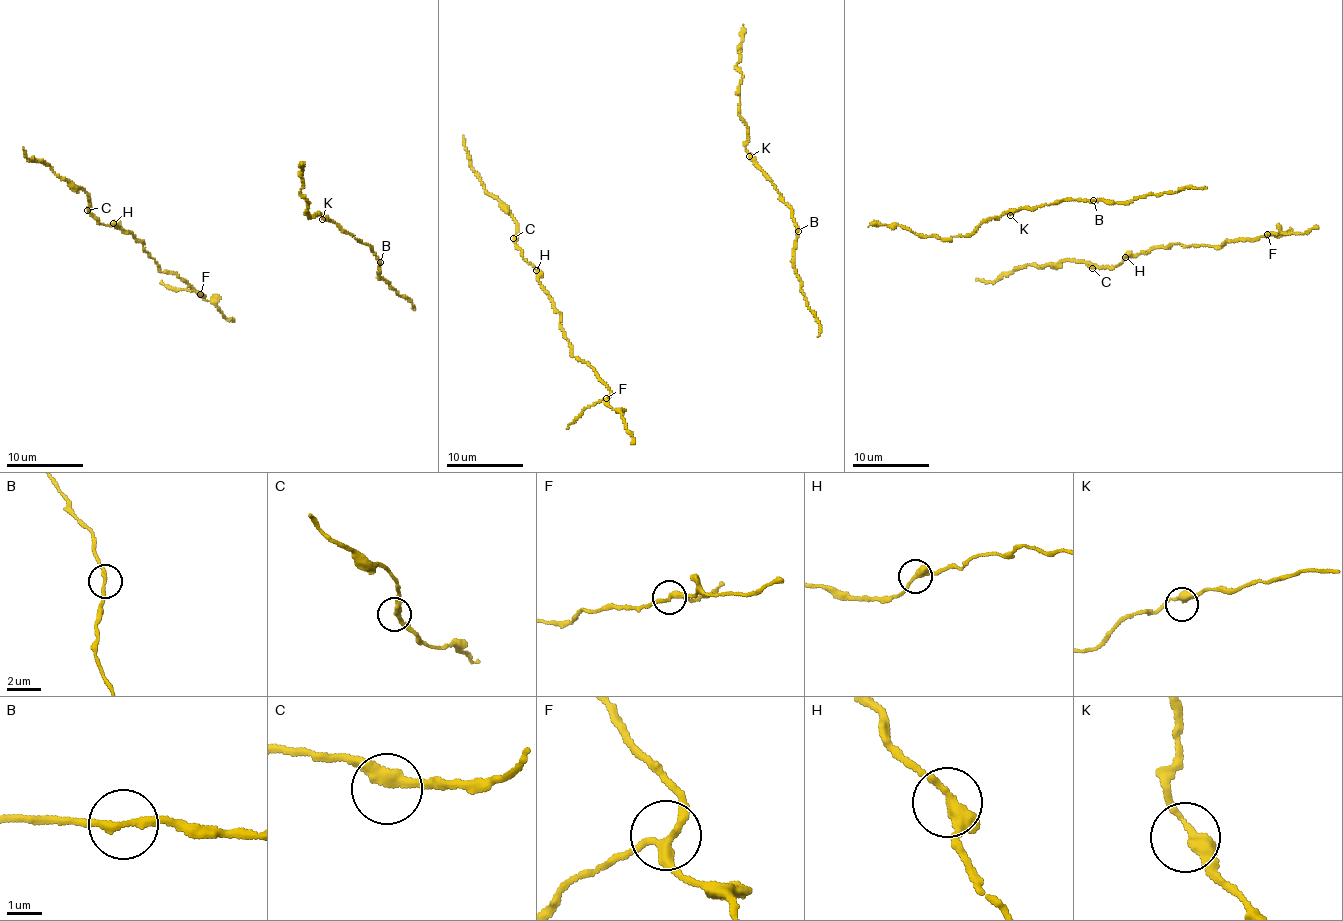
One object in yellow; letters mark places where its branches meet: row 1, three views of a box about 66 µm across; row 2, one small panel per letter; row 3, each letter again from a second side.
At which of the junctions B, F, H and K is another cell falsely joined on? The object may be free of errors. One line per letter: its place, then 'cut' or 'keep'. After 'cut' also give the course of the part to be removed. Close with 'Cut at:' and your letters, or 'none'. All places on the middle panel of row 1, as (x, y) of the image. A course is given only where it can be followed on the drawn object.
B: at (798, 231); keep
F: at (606, 398); keep
H: at (536, 270); keep
K: at (749, 156); keep
Cut at: none

